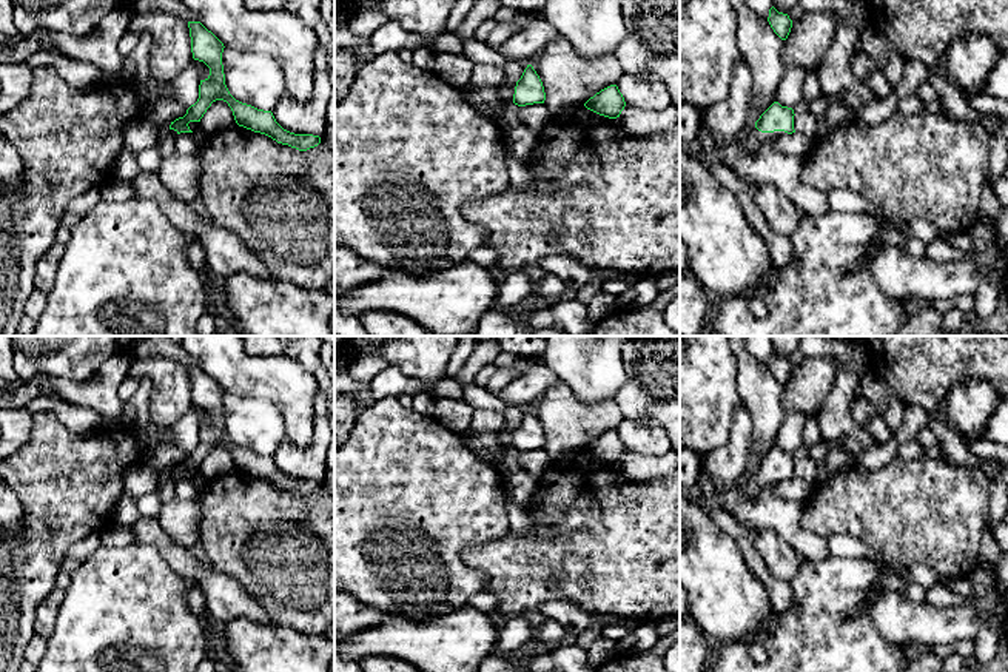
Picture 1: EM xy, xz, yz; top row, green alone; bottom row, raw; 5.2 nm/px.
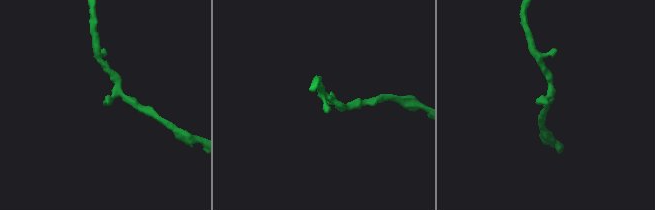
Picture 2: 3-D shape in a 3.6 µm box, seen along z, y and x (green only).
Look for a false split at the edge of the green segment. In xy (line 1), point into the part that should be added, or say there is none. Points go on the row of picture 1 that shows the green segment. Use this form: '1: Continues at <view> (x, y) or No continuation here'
1: No continuation here

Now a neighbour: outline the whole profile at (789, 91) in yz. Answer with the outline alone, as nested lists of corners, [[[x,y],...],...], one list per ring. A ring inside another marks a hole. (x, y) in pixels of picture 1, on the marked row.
[[[800,66],[788,69],[777,89],[777,102],[781,106],[794,108],[801,100],[801,86],[806,74]]]

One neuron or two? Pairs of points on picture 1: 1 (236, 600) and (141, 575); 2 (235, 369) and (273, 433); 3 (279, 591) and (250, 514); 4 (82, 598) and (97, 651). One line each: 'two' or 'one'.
1: two
2: two
3: one
4: one

